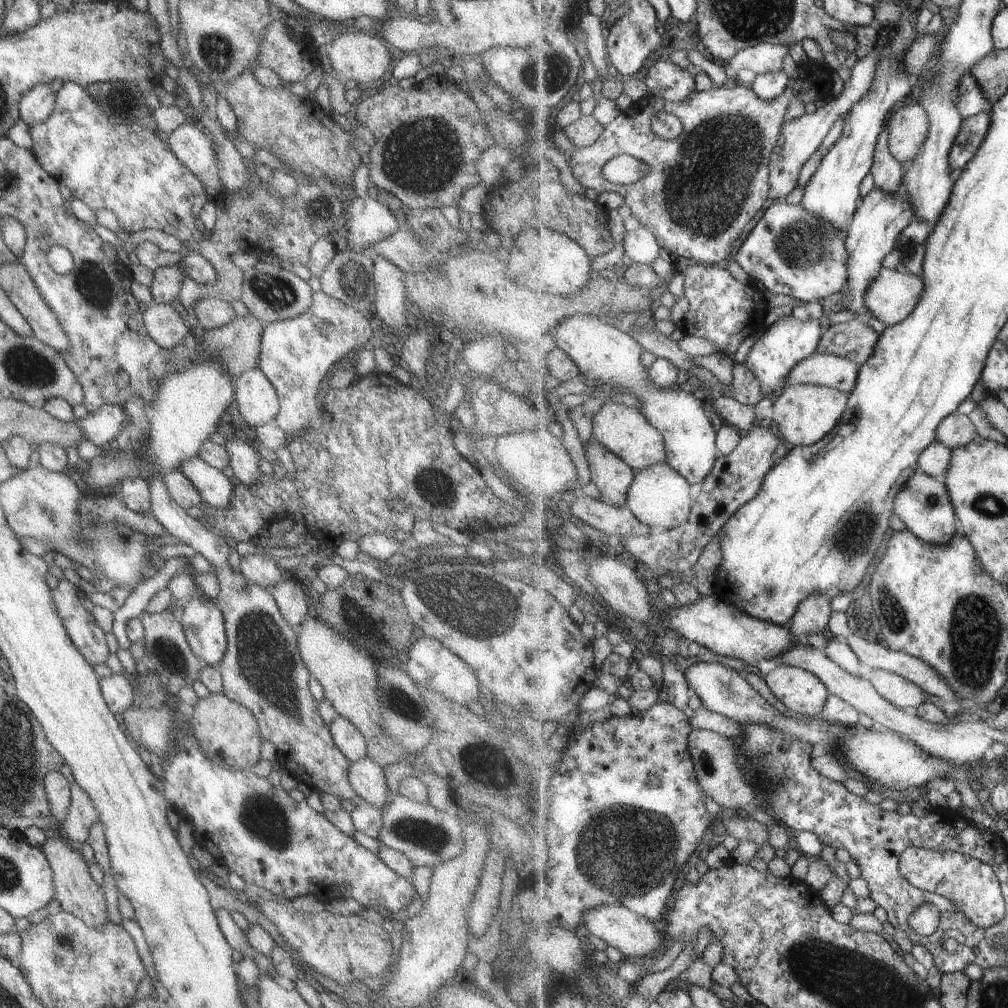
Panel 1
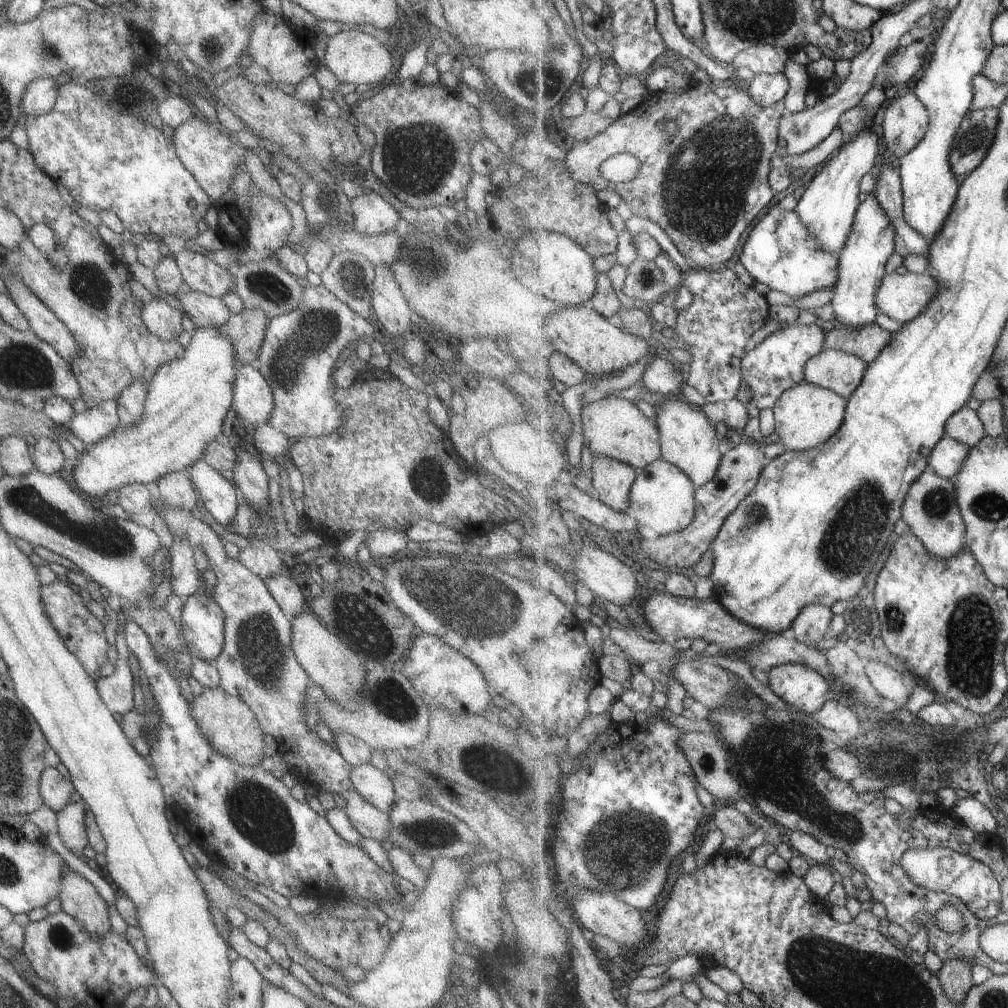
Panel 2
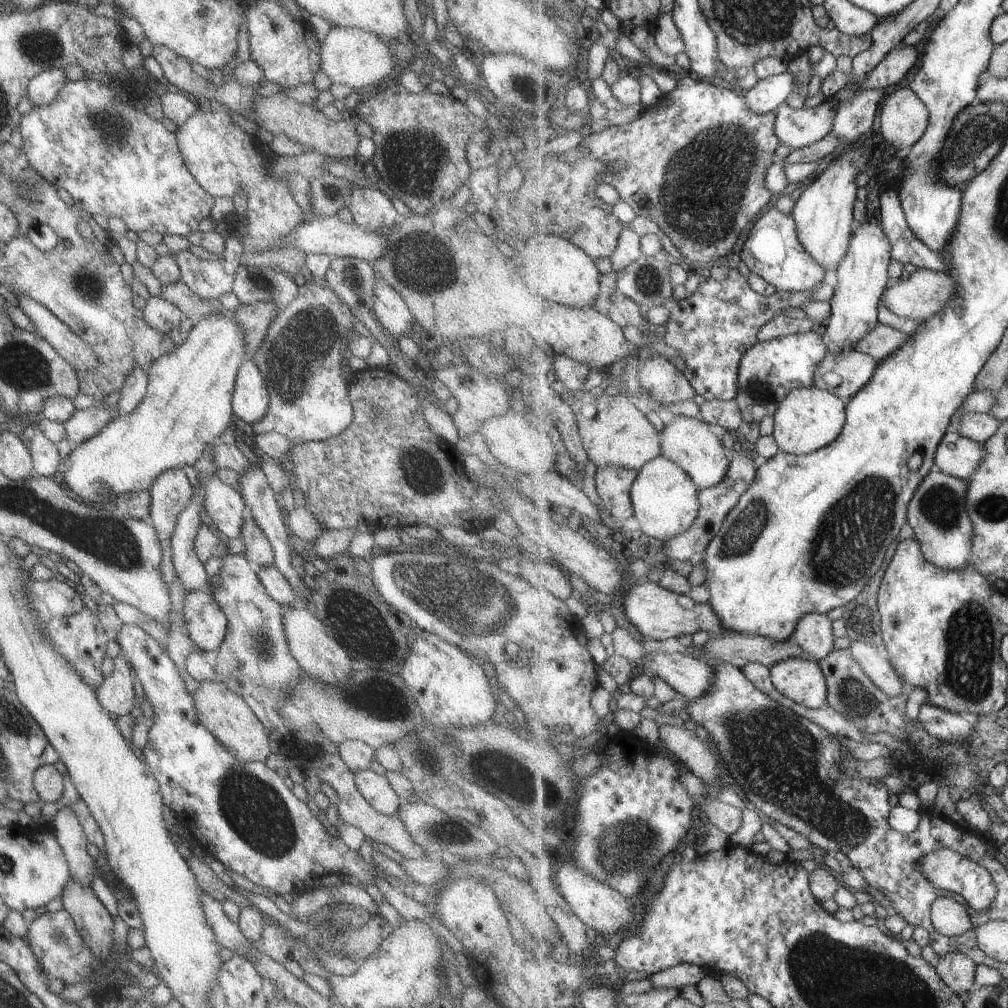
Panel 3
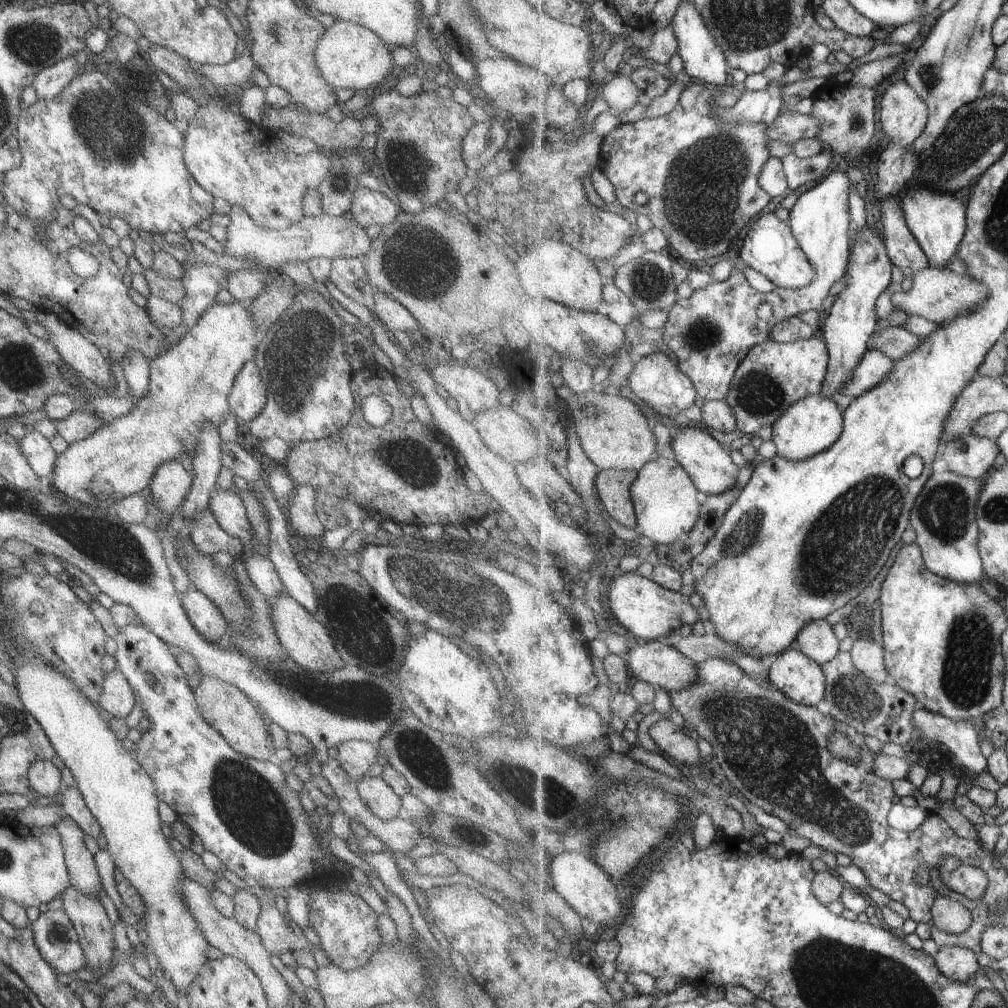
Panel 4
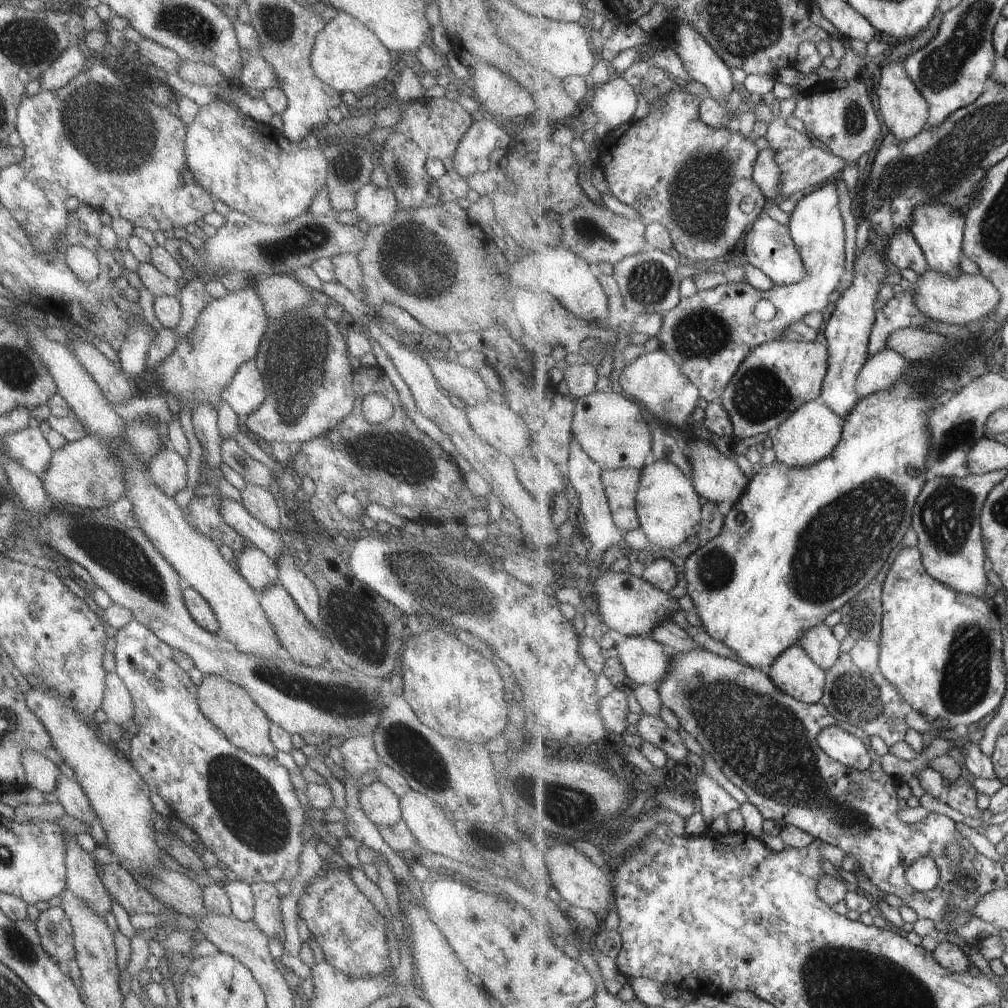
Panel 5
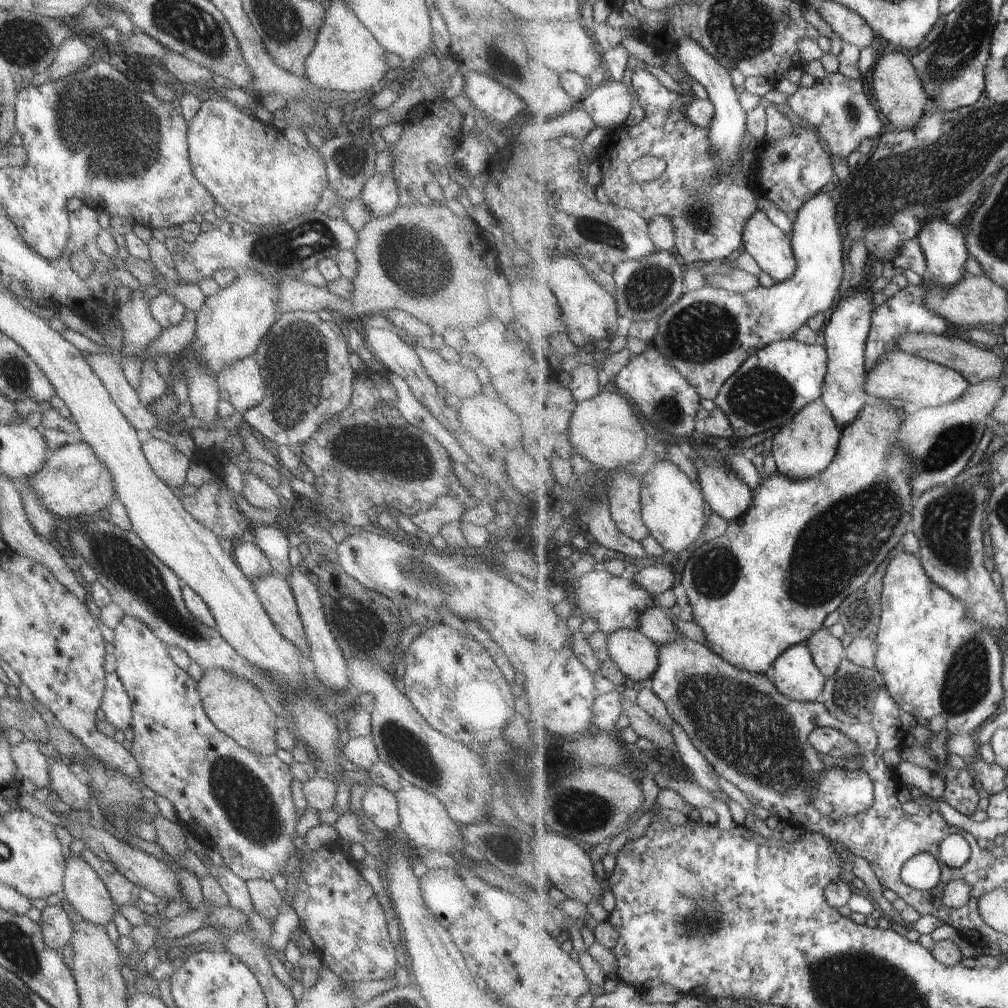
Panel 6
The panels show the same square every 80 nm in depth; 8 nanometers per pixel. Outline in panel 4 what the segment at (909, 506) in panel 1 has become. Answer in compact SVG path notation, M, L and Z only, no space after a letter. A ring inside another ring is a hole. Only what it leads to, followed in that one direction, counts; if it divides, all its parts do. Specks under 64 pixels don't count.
M953 471L936 472L928 478L924 491L917 497L910 524L917 533L916 543L924 553L927 568L931 572L962 583L981 583L985 576L980 553L980 528L976 506L980 492L990 472L972 479Z

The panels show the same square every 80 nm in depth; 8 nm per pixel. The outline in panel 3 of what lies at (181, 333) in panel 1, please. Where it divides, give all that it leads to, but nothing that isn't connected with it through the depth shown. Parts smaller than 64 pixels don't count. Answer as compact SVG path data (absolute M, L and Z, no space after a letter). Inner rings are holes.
M149 297L143 306L143 320L157 332L165 333L178 328L183 319L182 312L168 300L161 297Z

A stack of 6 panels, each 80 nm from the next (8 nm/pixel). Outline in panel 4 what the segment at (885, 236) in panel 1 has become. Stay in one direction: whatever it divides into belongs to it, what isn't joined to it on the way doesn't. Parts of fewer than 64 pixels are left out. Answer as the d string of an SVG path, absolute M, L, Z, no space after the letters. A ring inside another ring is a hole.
M866 226L857 231L857 237L850 250L850 263L845 276L846 287L834 300L822 328L824 330L823 338L828 345L830 356L828 374L825 380L825 394L836 400L841 406L846 407L852 401L852 396L847 395L844 388L848 387L848 380L852 377L852 370L863 359L864 354L868 351L868 342L871 340L873 333L878 330L880 318L877 317L877 312L875 311L877 310L877 298L889 288L889 284L893 281L892 272L895 267L889 256L884 237L881 238L875 229Z

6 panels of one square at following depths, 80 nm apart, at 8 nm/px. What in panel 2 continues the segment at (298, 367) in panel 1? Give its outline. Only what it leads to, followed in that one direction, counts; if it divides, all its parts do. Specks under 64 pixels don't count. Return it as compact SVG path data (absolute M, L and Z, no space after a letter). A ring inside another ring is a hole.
M310 285L302 288L302 295L299 304L293 310L290 310L282 315L277 315L271 320L268 320L264 330L264 337L262 343L260 344L258 355L254 363L255 368L261 373L261 376L265 379L265 382L268 382L272 392L273 410L267 420L269 426L285 434L285 436L291 441L299 438L304 439L305 437L328 435L332 430L335 430L344 417L344 409L341 405L337 404L337 401L332 396L332 388L335 387L335 384L330 381L330 373L334 370L334 364L338 362L339 352L357 340L369 340L373 336L375 336L375 331L371 328L369 322L367 322L363 317L360 317L356 312L353 312L353 310L351 310L346 304L343 304L343 302L337 300L321 285Z

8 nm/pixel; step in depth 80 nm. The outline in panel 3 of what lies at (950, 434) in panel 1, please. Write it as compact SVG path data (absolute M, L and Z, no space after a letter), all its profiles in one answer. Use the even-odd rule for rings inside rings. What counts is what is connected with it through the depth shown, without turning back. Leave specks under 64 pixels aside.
M966 412L953 419L961 436L984 445L999 428L1001 422L991 413Z

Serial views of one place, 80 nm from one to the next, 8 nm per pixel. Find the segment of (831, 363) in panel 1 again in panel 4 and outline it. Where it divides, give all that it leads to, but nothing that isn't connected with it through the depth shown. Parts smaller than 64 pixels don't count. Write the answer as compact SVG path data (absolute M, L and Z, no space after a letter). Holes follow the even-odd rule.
M867 351L852 370L852 377L845 387L847 395L856 399L869 389L875 388L896 367L896 360L879 351Z

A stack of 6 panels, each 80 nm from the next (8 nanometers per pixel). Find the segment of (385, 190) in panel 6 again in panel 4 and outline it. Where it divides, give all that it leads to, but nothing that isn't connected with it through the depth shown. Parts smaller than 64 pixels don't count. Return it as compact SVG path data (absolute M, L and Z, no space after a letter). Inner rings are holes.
M357 186L350 200L349 212L352 220L364 229L370 224L384 227L397 216L399 211L389 198L367 187Z

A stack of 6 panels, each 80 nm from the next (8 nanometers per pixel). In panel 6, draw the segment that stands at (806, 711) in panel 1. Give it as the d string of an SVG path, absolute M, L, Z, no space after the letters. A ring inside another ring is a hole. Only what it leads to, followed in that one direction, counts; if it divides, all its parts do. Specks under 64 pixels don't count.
M806 643L797 644L783 652L768 676L783 696L806 702L815 702L822 696L827 680Z

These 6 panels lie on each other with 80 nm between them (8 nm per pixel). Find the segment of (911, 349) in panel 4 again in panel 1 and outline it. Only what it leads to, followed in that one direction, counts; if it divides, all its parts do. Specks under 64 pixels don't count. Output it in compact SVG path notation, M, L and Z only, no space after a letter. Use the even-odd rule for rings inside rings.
M854 319L826 327L816 352L837 355L862 365L873 354L879 339L880 334L873 328Z

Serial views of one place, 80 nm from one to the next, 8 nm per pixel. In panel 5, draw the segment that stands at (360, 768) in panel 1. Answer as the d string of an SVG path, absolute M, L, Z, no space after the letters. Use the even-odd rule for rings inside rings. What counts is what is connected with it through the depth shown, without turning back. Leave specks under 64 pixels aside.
M373 782L359 791L359 806L367 819L375 826L391 826L399 822L398 797L379 782Z

